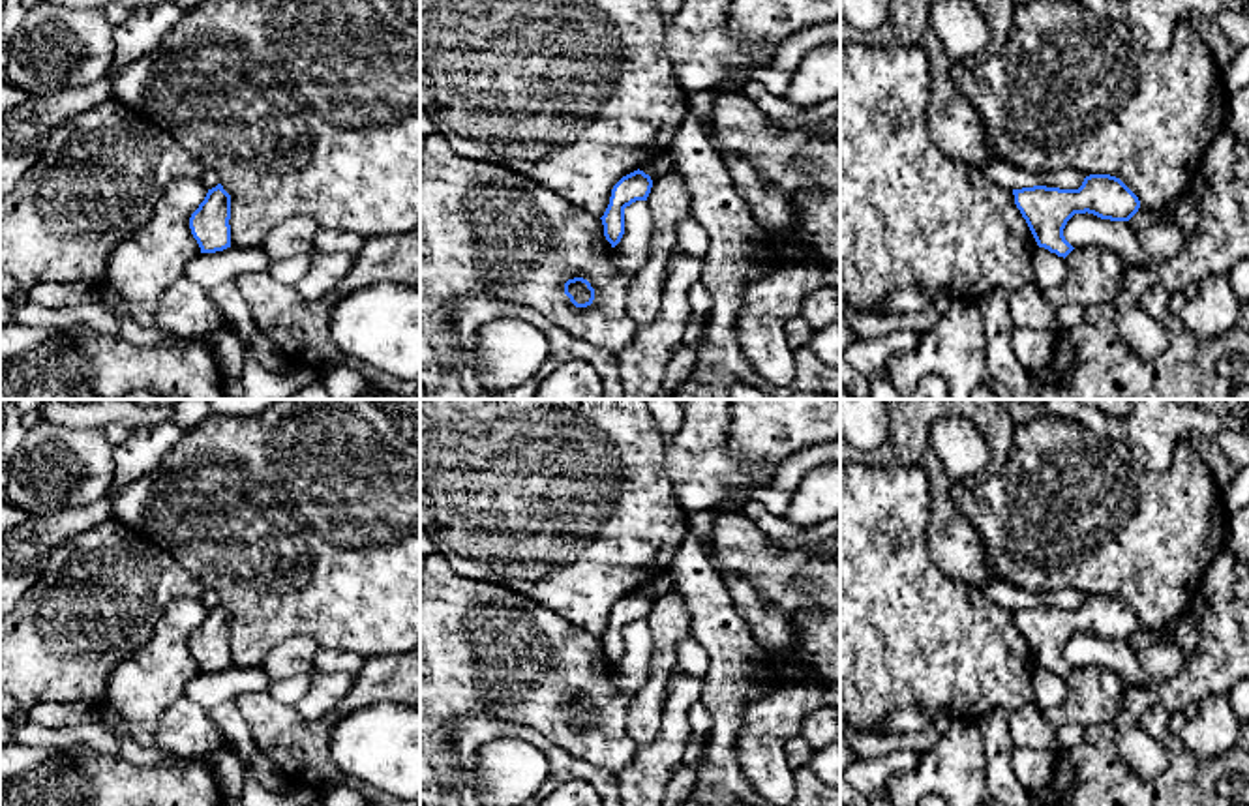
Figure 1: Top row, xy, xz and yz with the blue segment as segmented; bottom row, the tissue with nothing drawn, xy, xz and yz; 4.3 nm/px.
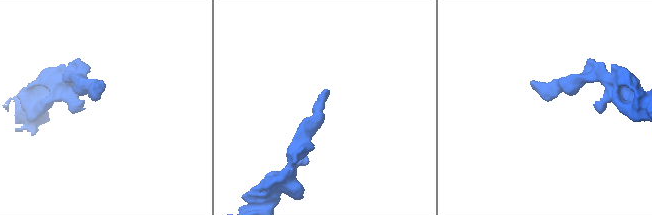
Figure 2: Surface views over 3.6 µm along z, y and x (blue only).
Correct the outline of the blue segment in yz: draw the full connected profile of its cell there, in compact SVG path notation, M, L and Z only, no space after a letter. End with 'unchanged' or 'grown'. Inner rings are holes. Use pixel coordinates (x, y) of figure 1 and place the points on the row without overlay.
M1090 594L1078 609L1033 605L1013 609L1013 615L1037 665L1063 679L1075 669L1063 656L1075 634L1129 641L1140 628L1138 617L1110 594Z; unchanged

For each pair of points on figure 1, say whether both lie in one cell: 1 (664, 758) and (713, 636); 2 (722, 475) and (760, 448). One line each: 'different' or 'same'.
1: different
2: different

